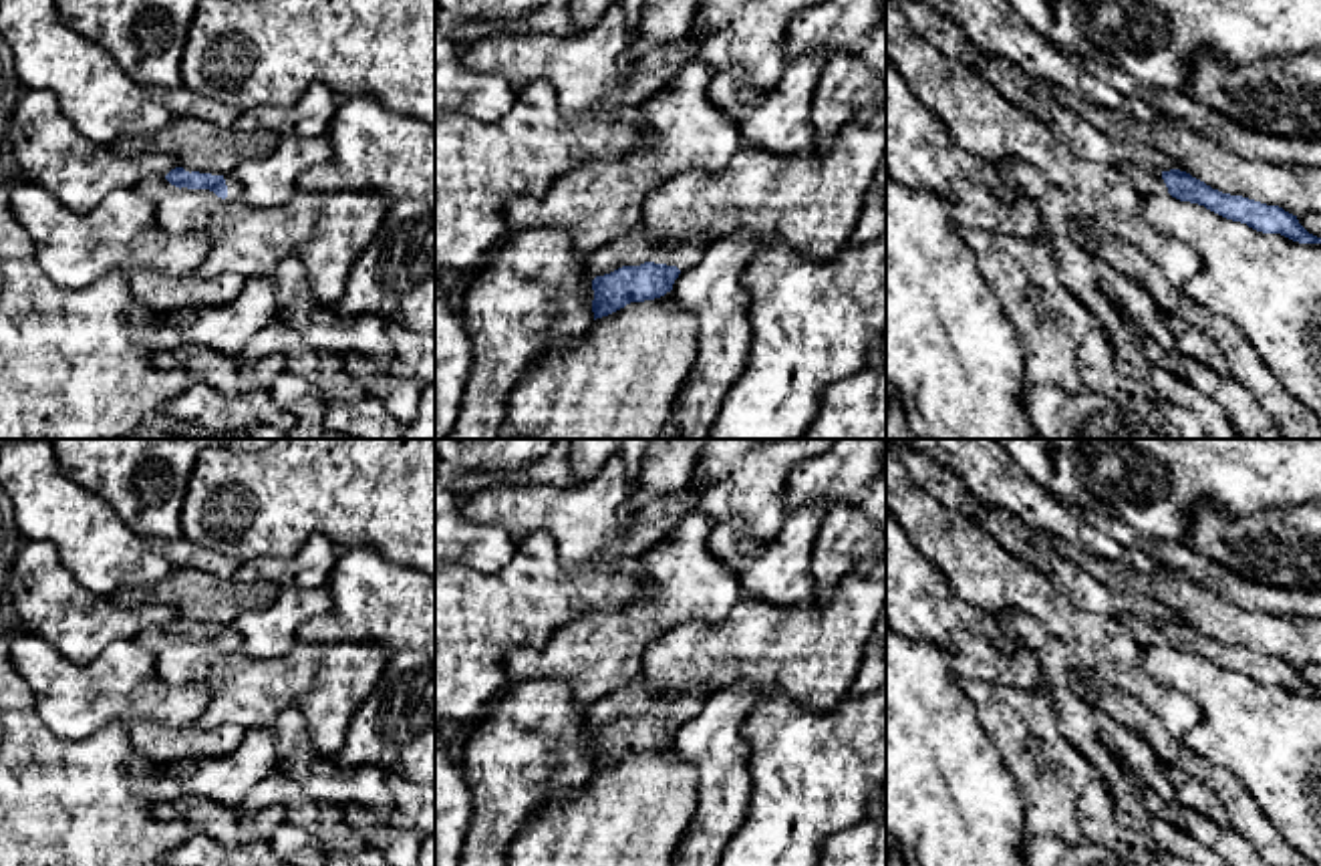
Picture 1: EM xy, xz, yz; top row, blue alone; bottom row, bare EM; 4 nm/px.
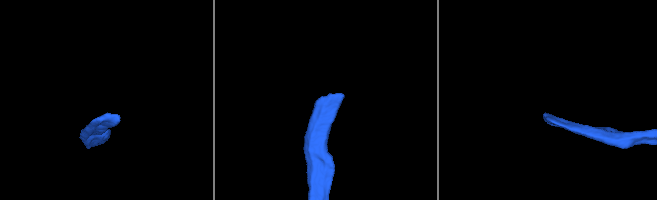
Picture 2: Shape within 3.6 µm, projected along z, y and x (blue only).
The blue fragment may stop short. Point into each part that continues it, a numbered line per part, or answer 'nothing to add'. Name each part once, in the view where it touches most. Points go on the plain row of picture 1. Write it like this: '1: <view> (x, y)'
1: xz (633, 699)

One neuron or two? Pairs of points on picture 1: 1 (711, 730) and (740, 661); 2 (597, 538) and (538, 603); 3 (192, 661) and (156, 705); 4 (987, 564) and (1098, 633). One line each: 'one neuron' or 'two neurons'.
1: two neurons
2: two neurons
3: two neurons
4: one neuron

